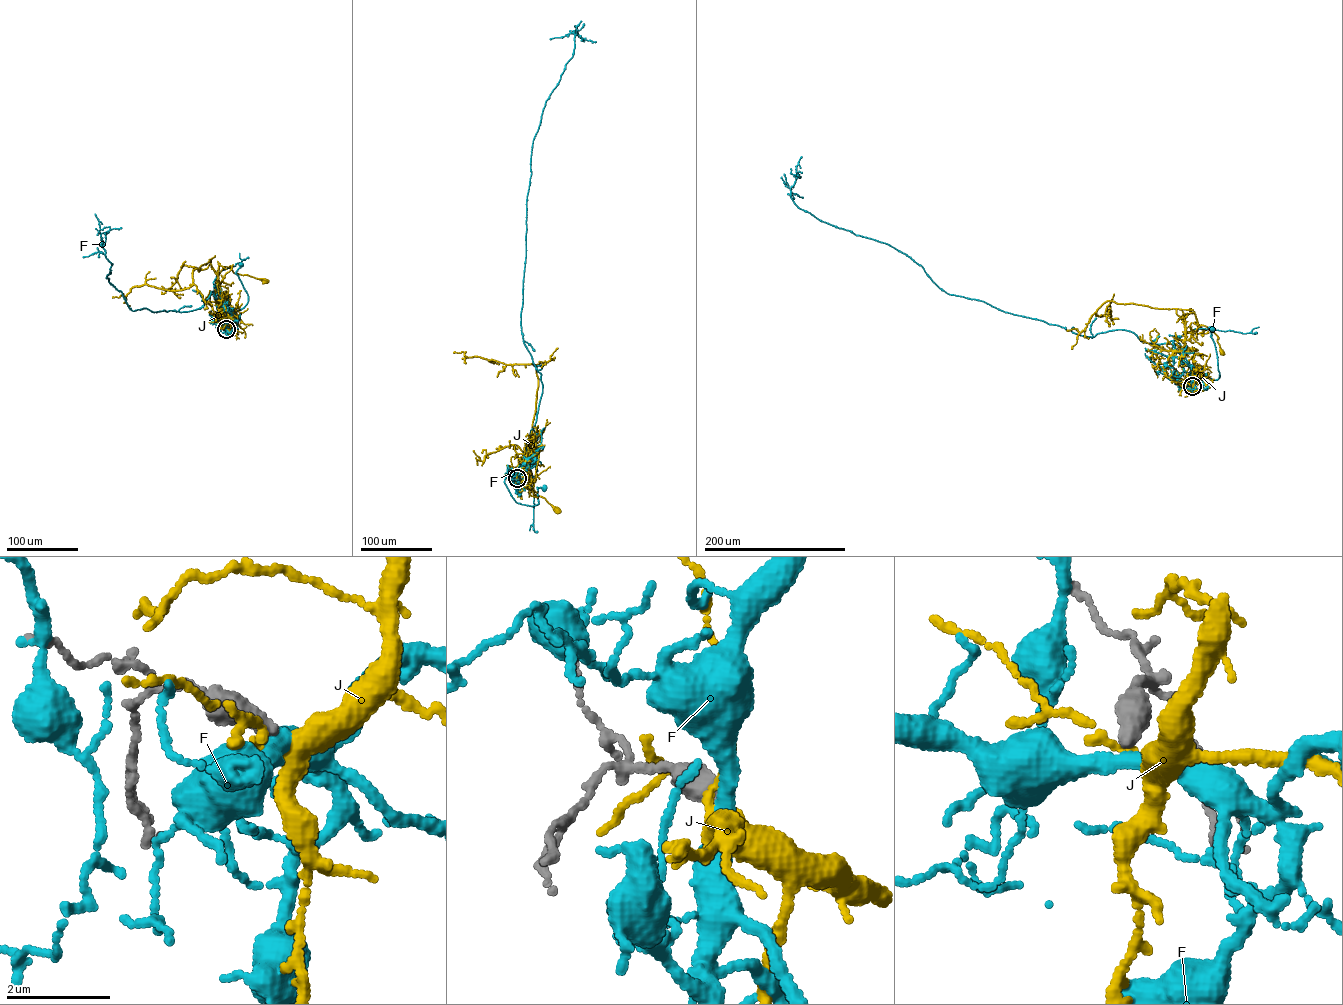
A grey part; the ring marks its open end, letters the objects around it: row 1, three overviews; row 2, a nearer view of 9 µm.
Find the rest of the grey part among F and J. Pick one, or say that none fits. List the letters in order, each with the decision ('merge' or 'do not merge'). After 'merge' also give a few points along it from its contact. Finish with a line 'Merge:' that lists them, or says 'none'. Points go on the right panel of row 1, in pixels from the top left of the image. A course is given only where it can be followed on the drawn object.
F: do not merge
J: do not merge
Merge: none

